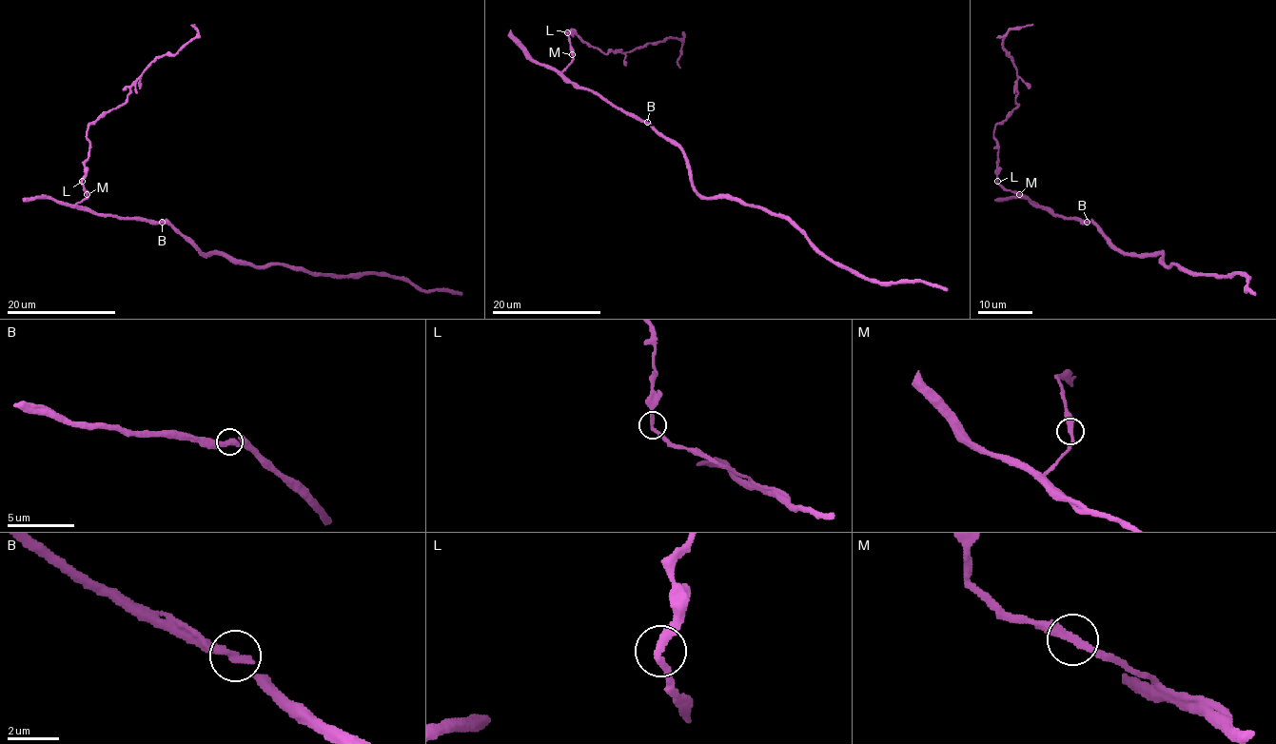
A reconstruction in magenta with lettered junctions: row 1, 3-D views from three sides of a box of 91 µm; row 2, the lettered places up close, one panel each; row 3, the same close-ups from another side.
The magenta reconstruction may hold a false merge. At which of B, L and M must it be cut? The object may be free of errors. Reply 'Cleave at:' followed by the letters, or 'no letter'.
Cleave at: no letter

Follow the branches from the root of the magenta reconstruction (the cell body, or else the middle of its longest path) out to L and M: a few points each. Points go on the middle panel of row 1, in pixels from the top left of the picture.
L: (638, 120), (612, 107), (593, 91), (576, 88), (562, 73), (572, 58), (572, 47), (566, 32)
M: (638, 120), (612, 107), (593, 91), (576, 88), (562, 73), (572, 54)

